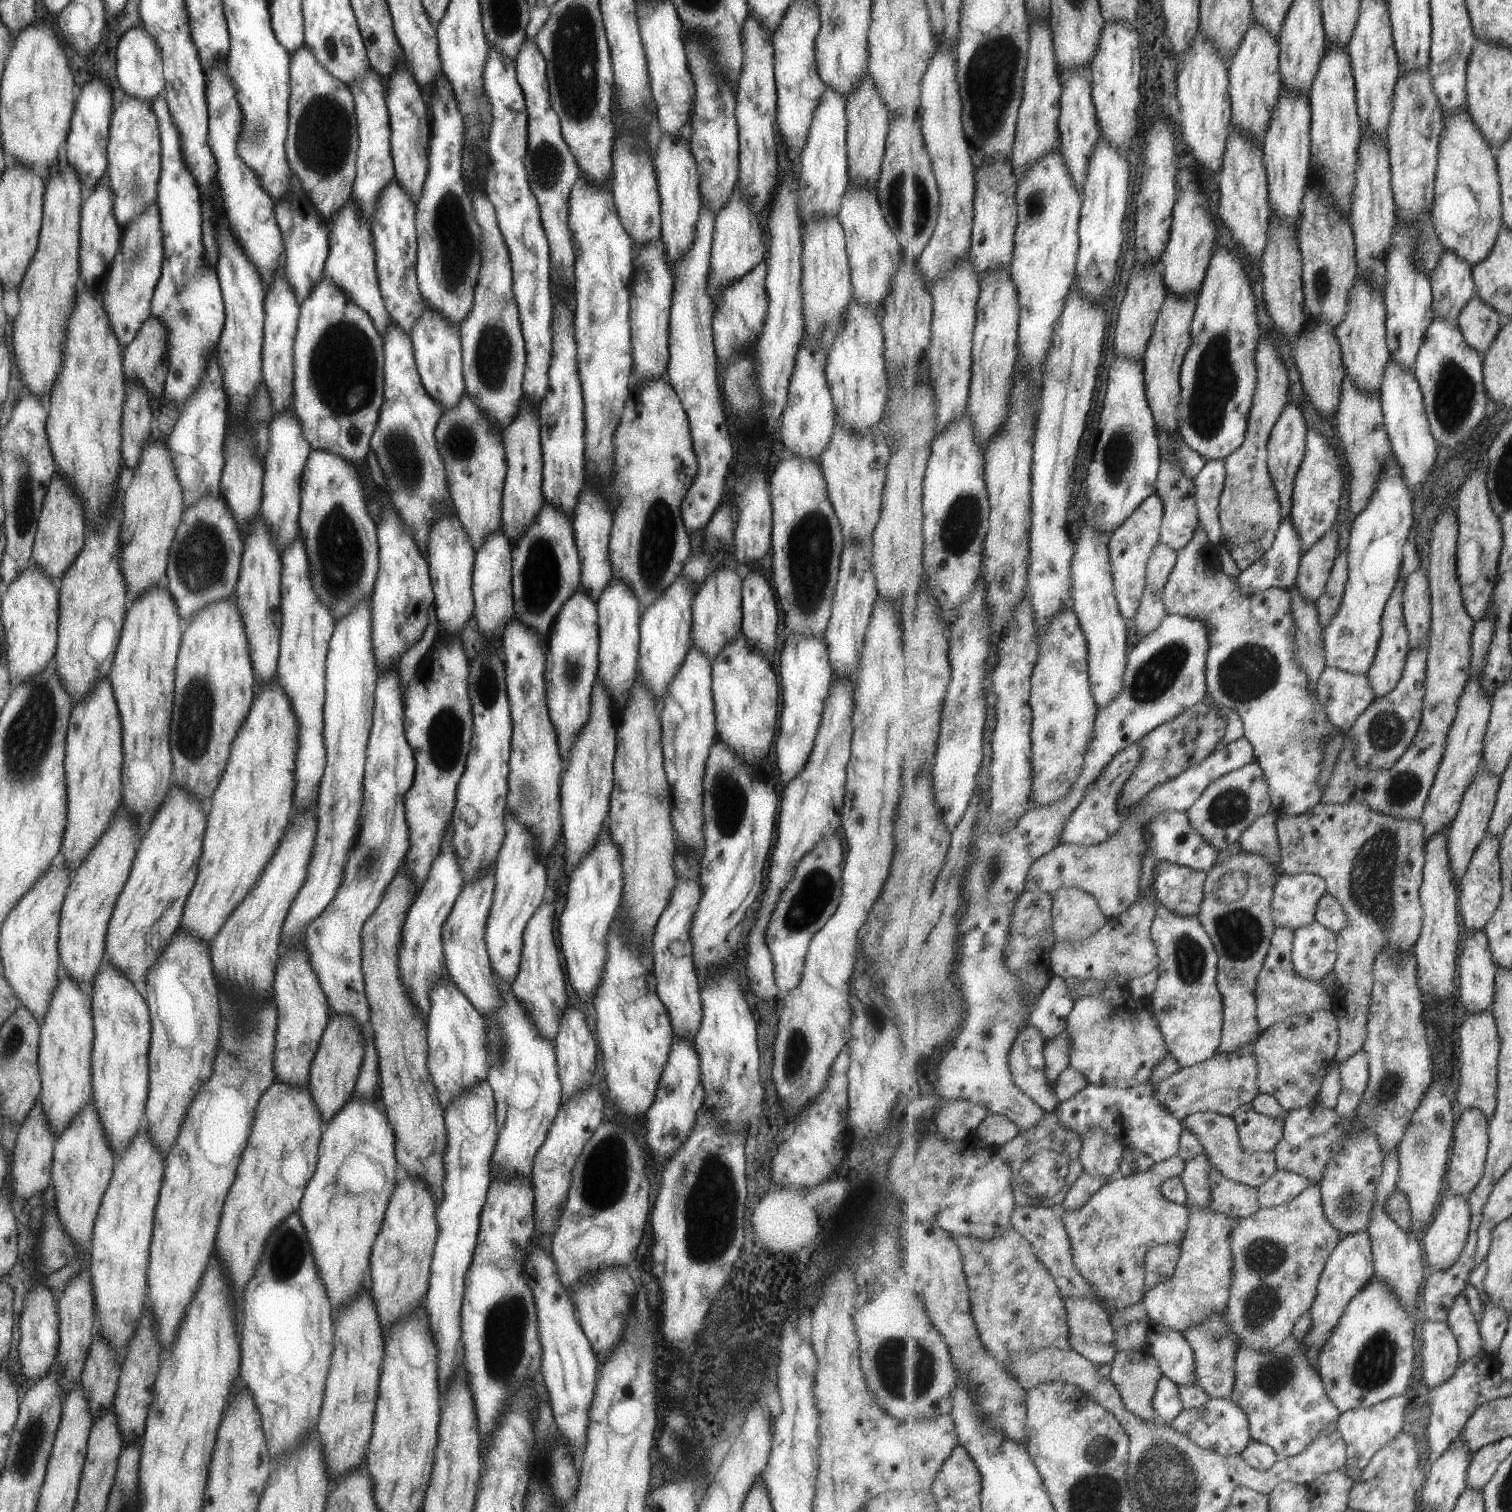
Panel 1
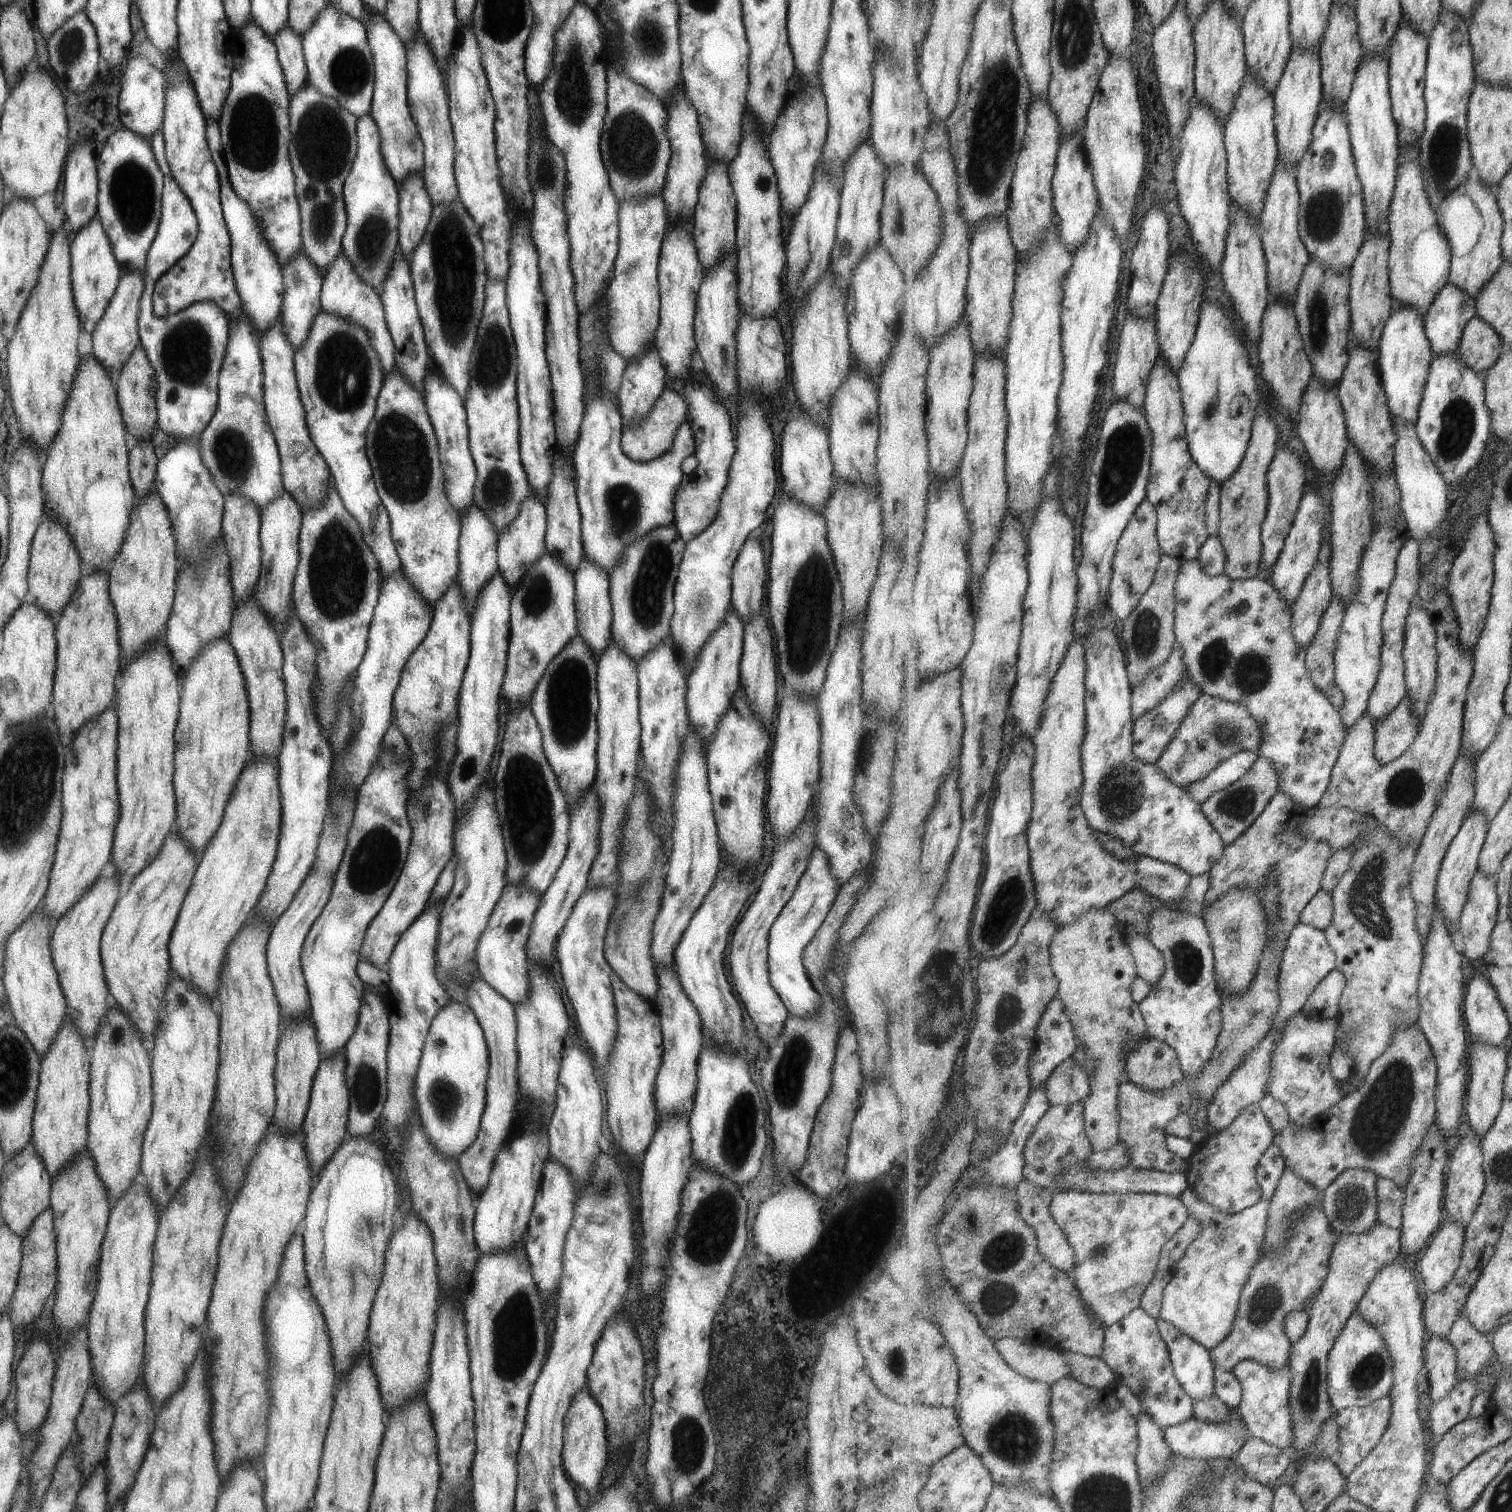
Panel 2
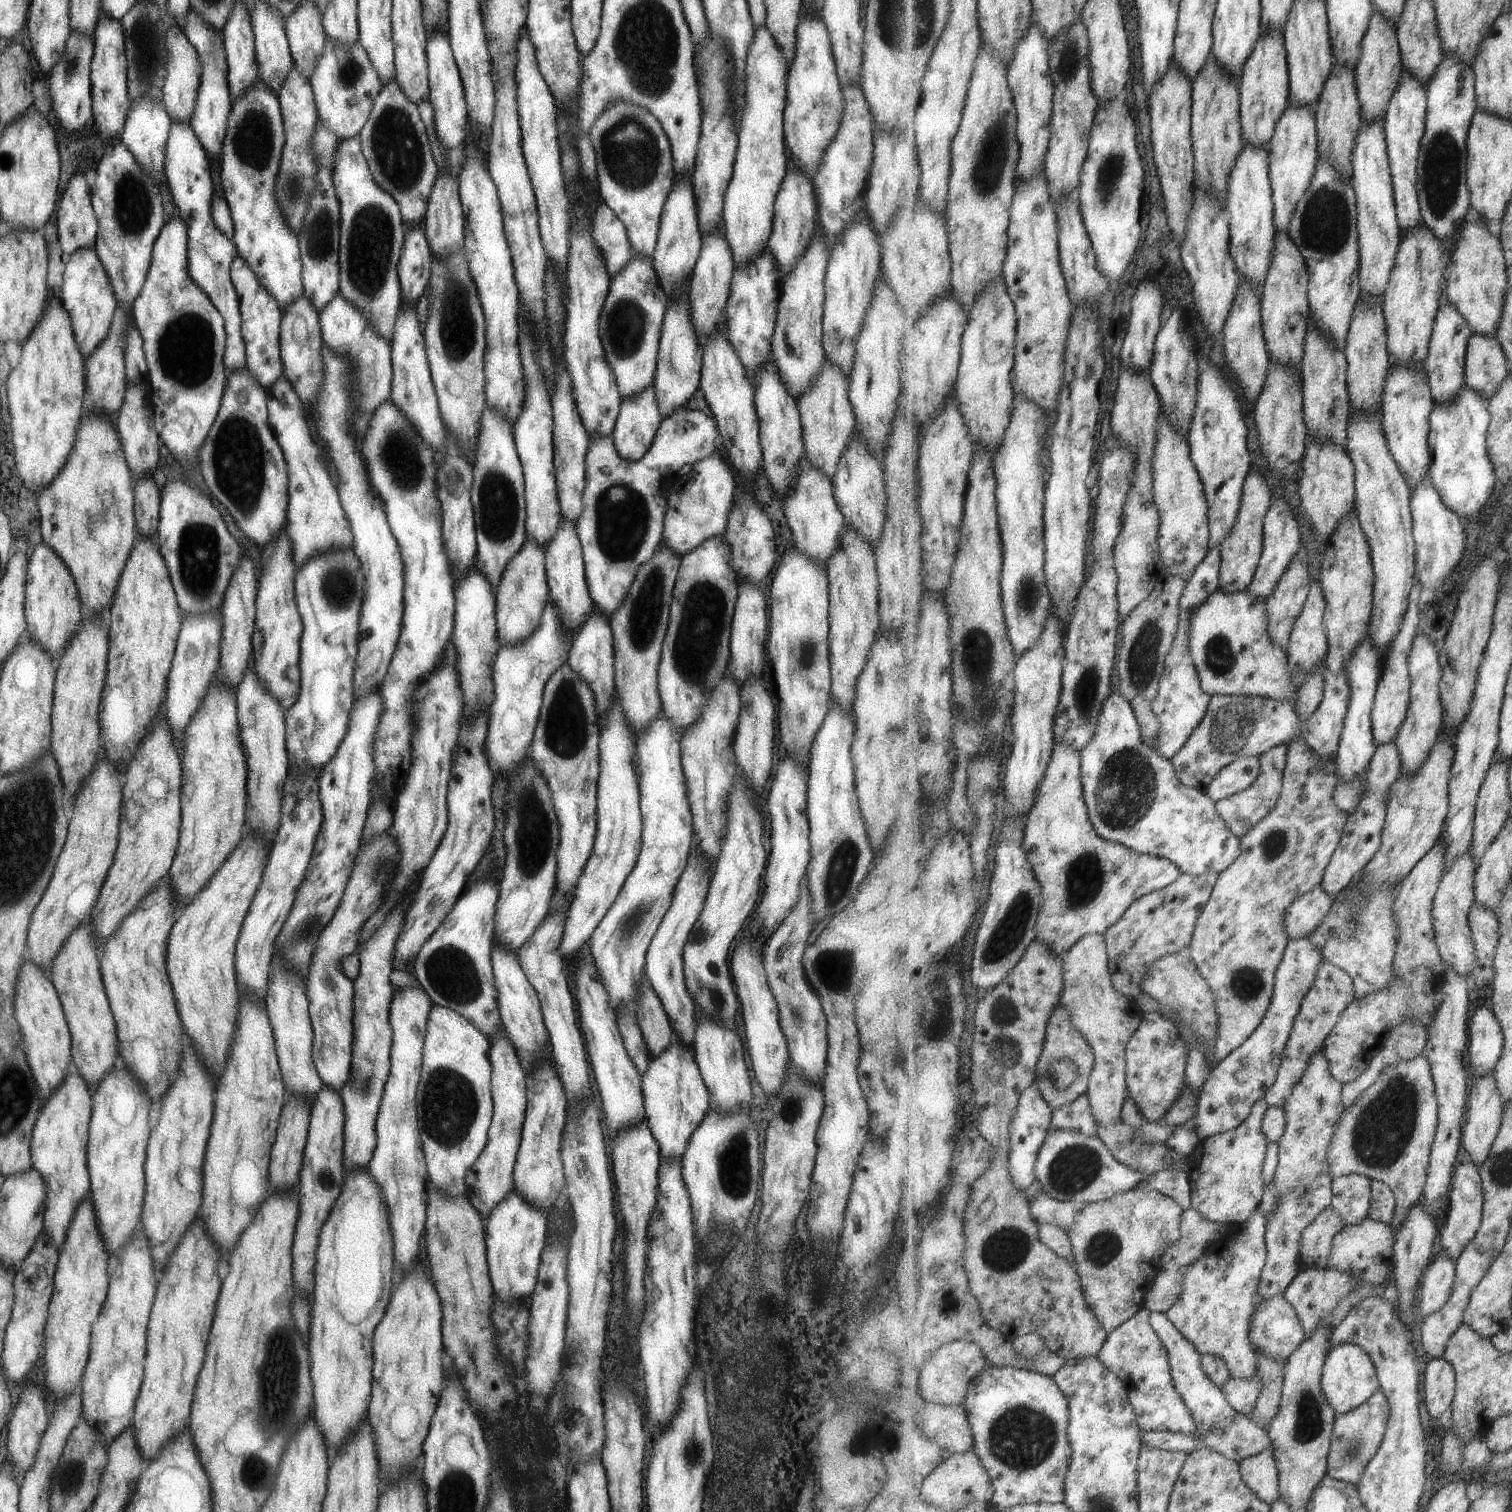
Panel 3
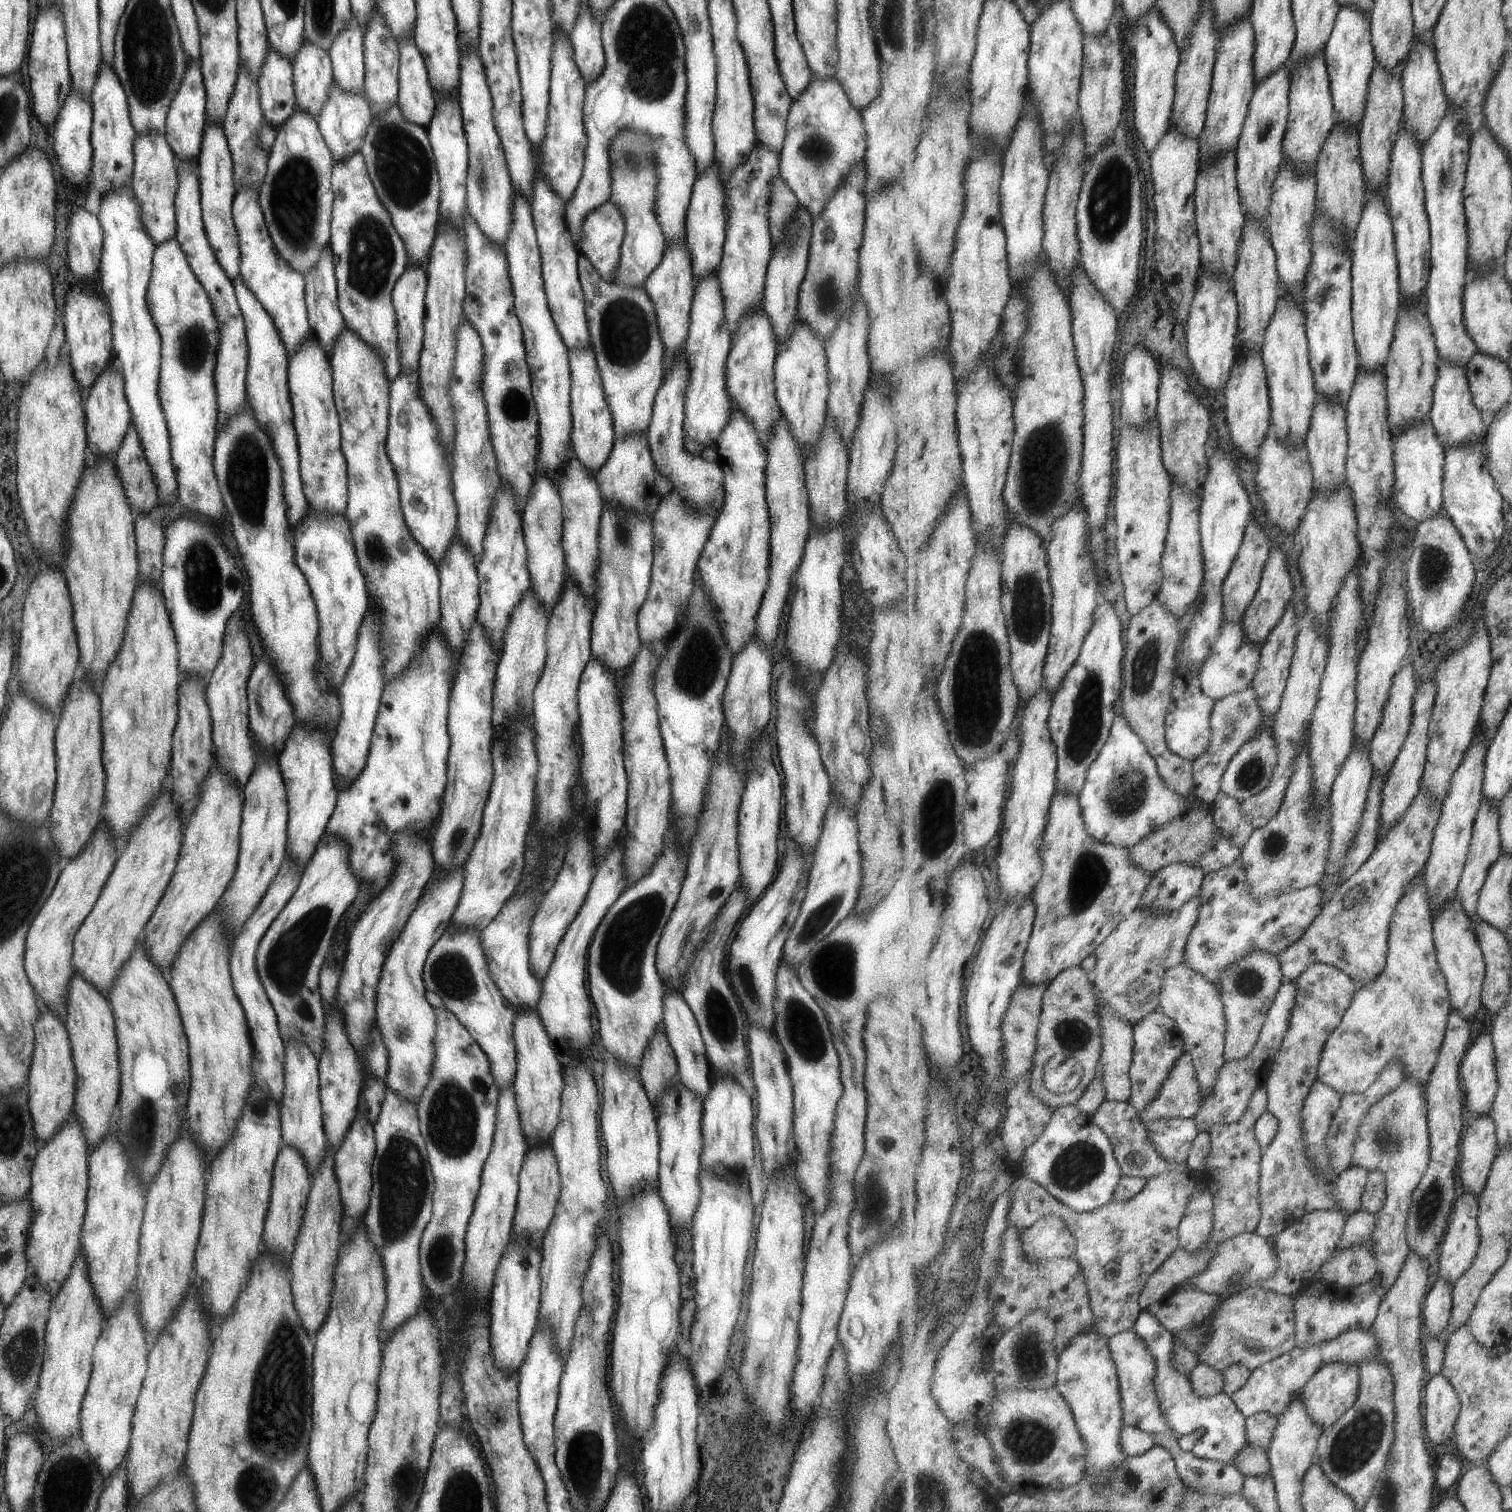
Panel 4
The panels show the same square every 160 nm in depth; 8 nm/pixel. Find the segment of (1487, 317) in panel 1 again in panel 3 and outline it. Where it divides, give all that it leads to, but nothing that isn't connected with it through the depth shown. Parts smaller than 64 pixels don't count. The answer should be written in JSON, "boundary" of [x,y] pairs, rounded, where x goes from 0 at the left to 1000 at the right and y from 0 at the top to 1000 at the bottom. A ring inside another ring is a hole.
{"boundary":[[[975,221],[971,228],[970,234],[970,254],[976,258],[982,265],[985,265],[993,257],[997,249],[999,249],[996,232],[993,227],[985,222]]]}

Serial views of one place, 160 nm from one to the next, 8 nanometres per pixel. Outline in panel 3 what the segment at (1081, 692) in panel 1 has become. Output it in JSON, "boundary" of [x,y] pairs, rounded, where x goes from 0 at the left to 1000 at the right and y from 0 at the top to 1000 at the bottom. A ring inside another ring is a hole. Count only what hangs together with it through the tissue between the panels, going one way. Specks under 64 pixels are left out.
{"boundary":[[[698,491],[695,505],[687,522],[687,530],[681,537],[677,548],[677,561],[689,586],[689,601],[687,606],[687,622],[694,629],[704,635],[705,631],[717,619],[731,618],[755,593],[771,588],[782,575],[773,568],[755,565],[741,558],[735,557],[725,551],[717,528],[716,499],[710,493]]]}

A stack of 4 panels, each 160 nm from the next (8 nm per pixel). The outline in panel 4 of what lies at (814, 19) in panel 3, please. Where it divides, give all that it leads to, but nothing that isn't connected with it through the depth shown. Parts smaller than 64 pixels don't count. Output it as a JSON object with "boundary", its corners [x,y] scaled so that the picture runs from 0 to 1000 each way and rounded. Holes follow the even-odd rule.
{"boundary":[[[537,52],[528,65],[524,67],[520,78],[520,89],[515,102],[515,115],[526,130],[528,136],[534,138],[538,145],[552,128],[563,110],[570,107],[572,89],[568,73],[563,70],[552,53]]]}

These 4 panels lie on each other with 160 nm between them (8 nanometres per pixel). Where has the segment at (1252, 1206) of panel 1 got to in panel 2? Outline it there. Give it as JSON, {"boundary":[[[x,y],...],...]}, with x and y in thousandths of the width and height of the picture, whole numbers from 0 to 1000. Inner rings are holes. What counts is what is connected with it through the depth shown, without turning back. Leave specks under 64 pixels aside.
{"boundary":[[[833,730],[825,731],[813,746],[802,749],[793,756],[792,760],[785,768],[786,786],[792,789],[794,794],[799,795],[804,801],[809,801],[812,804],[819,803],[828,798],[836,792],[835,784],[832,782],[832,771],[844,753],[843,747],[835,735],[835,731]]]}

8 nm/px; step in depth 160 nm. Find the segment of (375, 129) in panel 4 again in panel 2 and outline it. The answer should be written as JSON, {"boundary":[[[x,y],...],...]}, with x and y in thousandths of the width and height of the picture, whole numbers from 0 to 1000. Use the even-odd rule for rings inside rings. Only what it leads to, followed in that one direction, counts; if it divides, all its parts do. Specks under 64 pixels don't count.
{"boundary":[[[240,7],[238,13],[242,21],[247,46],[247,59],[243,75],[251,88],[253,108],[259,118],[264,122],[270,116],[277,114],[280,109],[279,93],[272,78],[269,64],[269,34],[267,29],[261,24],[253,10],[244,10]]]}

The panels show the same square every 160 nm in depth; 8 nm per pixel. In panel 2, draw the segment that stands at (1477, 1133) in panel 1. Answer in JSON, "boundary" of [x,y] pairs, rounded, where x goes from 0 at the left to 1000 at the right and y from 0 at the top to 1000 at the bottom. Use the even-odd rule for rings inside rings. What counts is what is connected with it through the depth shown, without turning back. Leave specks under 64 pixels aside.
{"boundary":[[[974,747],[970,749],[965,754],[964,761],[960,765],[960,771],[958,771],[956,796],[958,807],[967,809],[969,812],[974,807],[983,786],[983,774],[981,774],[983,766],[980,761],[981,753],[976,751]]]}

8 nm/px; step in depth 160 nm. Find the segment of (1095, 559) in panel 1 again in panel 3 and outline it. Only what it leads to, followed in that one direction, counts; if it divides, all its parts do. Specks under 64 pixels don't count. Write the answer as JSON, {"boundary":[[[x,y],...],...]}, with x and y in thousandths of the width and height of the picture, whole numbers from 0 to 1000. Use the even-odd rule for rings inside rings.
{"boundary":[[[741,458],[736,458],[729,466],[724,488],[714,498],[718,534],[725,551],[730,555],[743,558],[755,565],[773,568],[782,575],[782,578],[789,579],[797,577],[807,579],[821,566],[821,554],[806,539],[806,530],[798,523],[784,520],[776,505],[757,491],[750,468]]]}

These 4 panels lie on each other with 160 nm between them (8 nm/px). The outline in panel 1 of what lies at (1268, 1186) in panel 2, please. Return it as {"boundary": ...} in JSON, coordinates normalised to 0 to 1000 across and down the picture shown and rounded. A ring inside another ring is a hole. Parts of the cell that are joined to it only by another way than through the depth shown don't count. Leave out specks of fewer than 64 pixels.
{"boundary":[[[796,735],[784,739],[782,743],[783,747],[790,749],[802,771],[810,779],[831,786],[845,775],[845,770],[843,762],[825,763],[822,760],[815,739]]]}

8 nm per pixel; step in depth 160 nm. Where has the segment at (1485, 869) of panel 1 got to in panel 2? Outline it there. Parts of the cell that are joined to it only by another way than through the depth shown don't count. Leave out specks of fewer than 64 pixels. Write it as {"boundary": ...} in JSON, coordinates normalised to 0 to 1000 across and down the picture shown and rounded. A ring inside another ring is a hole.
{"boundary":[[[978,577],[973,583],[972,596],[968,599],[965,615],[968,631],[973,637],[981,635],[991,611],[991,581]]]}

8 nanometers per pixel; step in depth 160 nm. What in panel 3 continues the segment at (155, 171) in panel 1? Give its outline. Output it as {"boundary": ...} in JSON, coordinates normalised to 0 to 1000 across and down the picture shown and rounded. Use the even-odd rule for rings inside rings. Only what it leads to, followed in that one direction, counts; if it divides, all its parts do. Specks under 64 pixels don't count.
{"boundary":[[[76,94],[73,98],[69,100],[63,113],[63,122],[60,133],[65,147],[65,151],[61,163],[71,181],[77,200],[86,204],[96,185],[101,171],[101,160],[108,149],[106,128],[101,118],[99,118],[98,114],[90,108],[87,100],[85,100],[84,97],[82,97],[80,94]]]}

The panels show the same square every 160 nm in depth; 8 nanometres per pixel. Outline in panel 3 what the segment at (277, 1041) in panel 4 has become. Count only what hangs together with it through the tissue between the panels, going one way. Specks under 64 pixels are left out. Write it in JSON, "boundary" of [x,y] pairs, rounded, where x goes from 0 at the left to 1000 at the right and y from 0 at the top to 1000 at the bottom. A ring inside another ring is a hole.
{"boundary":[[[200,511],[200,515],[195,515],[196,512],[190,512],[187,526],[186,526],[186,536],[185,546],[183,550],[170,589],[165,597],[163,604],[161,606],[157,622],[155,628],[155,648],[158,656],[163,659],[175,661],[176,659],[177,646],[178,646],[178,636],[180,632],[180,624],[184,618],[190,604],[192,602],[195,589],[200,582],[202,575],[204,571],[206,561],[212,545],[212,533],[210,528],[210,513],[211,511]]]}

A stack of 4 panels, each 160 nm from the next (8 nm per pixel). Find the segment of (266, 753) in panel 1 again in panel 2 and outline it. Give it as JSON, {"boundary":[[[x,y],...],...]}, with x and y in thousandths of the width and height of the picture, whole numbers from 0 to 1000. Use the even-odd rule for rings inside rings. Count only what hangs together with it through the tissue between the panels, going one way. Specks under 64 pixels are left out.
{"boundary":[[[170,501],[157,515],[147,537],[147,544],[132,565],[111,622],[113,645],[123,647],[133,658],[142,659],[149,627],[175,587],[183,565],[184,552],[183,508],[181,508],[179,503]]]}

